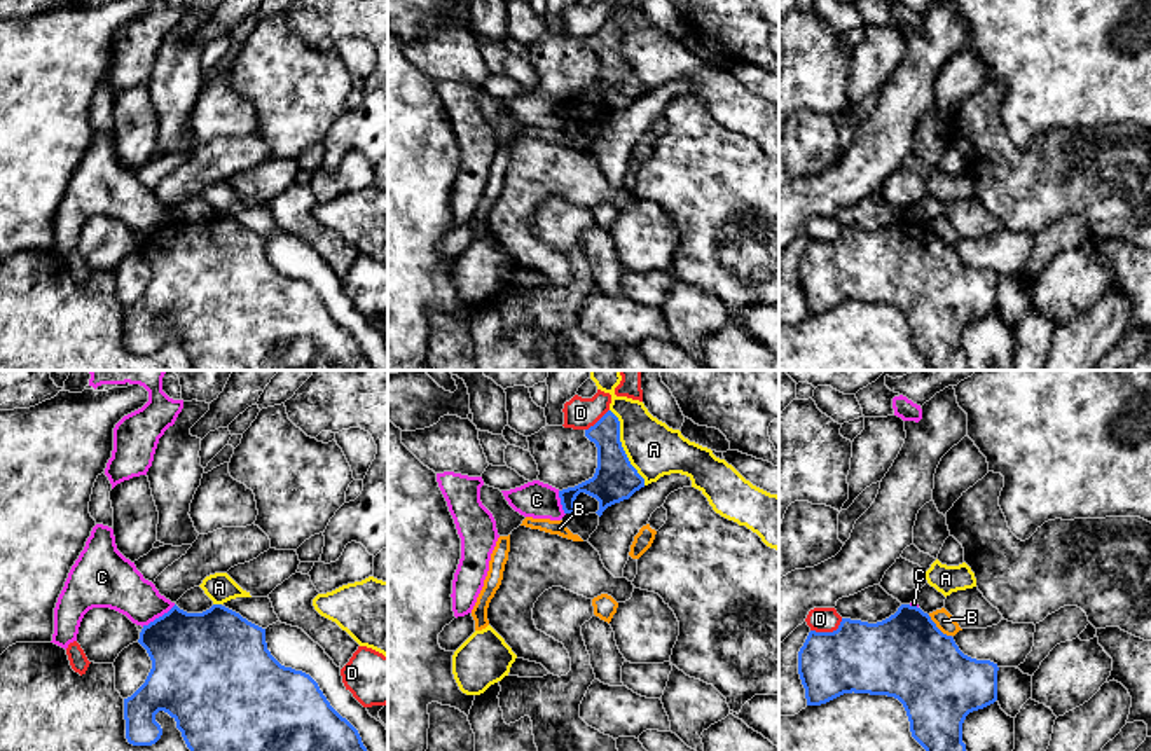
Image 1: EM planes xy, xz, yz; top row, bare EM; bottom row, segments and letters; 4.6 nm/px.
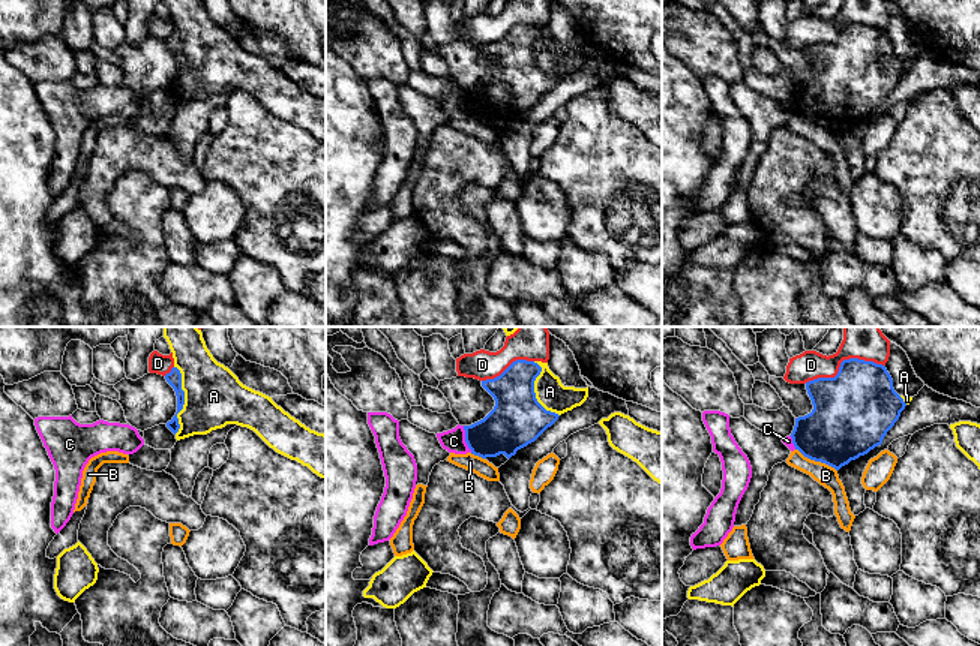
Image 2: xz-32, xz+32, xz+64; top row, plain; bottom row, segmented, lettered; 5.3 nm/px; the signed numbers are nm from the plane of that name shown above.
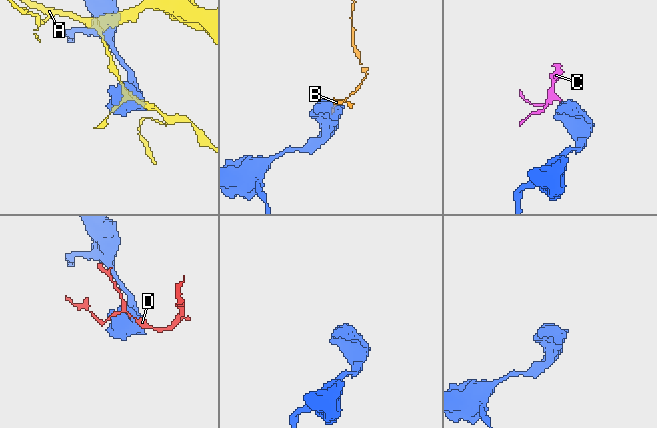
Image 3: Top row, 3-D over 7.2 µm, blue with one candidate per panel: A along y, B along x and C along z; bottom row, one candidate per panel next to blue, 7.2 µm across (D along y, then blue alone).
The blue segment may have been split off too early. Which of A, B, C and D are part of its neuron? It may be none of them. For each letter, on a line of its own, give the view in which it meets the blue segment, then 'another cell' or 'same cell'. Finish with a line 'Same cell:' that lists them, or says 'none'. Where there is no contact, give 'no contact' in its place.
A: contact in xz; another cell
B: contact in yz; another cell
C: contact in xy; another cell
D: contact in yz; another cell
Same cell: none

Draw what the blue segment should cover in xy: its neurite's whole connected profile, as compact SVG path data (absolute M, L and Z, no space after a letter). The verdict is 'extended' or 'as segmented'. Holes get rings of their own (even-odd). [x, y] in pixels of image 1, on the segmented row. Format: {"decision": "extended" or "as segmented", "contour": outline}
{"decision": "as segmented", "contour": "M175 604L143 625L138 643L147 650L152 669L145 683L124 699L126 739L133 746L152 746L161 739L155 714L164 711L176 721L190 751L367 751L358 730L330 706L318 683L271 655L265 629L222 604L203 613L187 613Z"}

